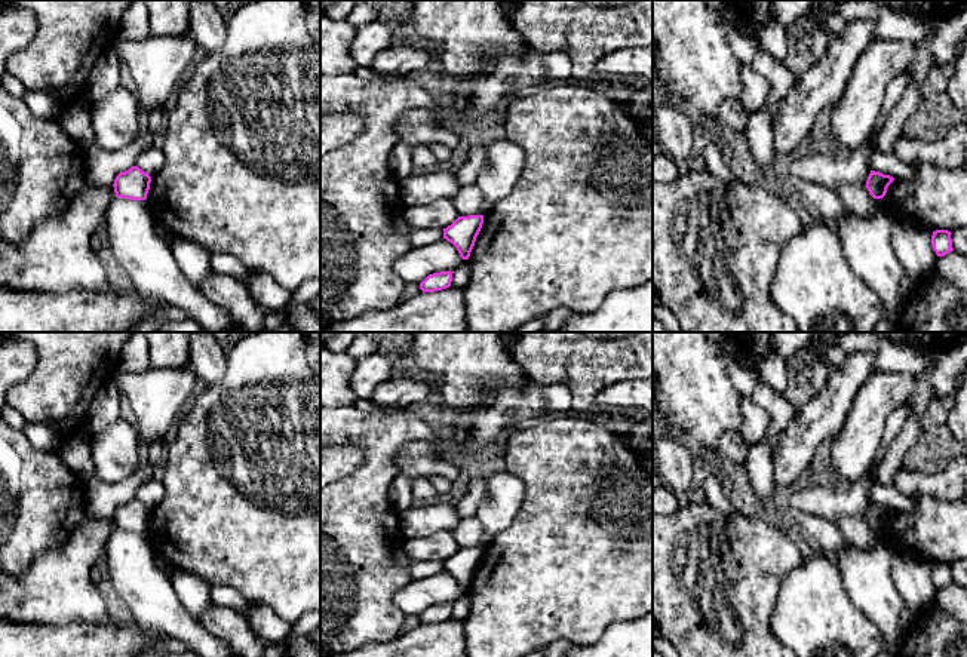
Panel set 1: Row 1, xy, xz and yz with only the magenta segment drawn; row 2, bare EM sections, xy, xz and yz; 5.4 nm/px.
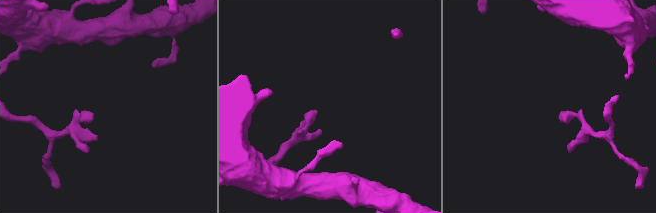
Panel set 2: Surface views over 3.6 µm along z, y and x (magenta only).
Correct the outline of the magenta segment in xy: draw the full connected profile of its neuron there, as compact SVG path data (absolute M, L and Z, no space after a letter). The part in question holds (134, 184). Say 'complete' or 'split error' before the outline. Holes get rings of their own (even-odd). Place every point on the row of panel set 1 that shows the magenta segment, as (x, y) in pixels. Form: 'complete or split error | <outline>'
complete | M138 166L120 172L114 179L116 197L131 200L145 200L150 190L151 176Z

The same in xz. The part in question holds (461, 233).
complete | M484 215L458 217L451 225L443 228L443 239L457 248L463 260L469 260L482 224Z

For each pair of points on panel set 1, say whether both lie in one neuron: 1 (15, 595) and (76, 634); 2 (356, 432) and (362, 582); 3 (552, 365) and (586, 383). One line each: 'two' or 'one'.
1: two
2: one
3: one

